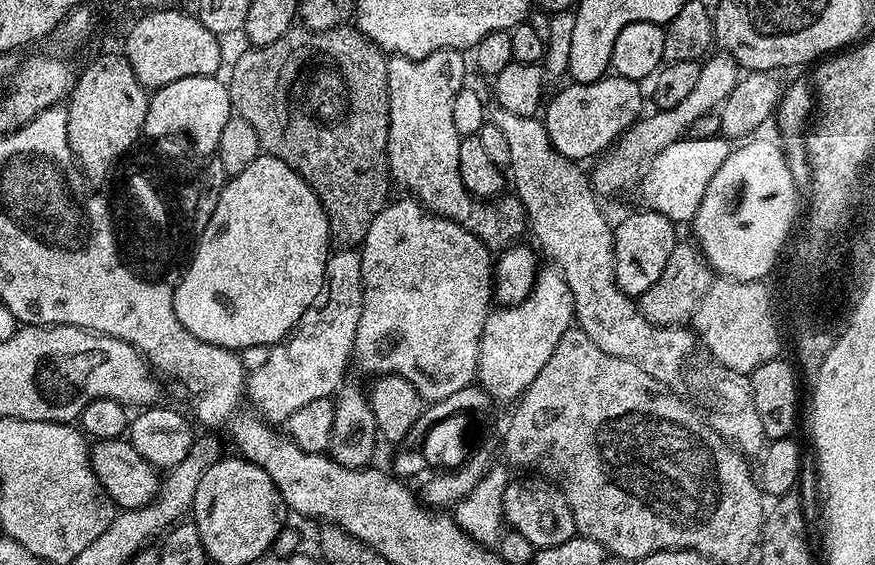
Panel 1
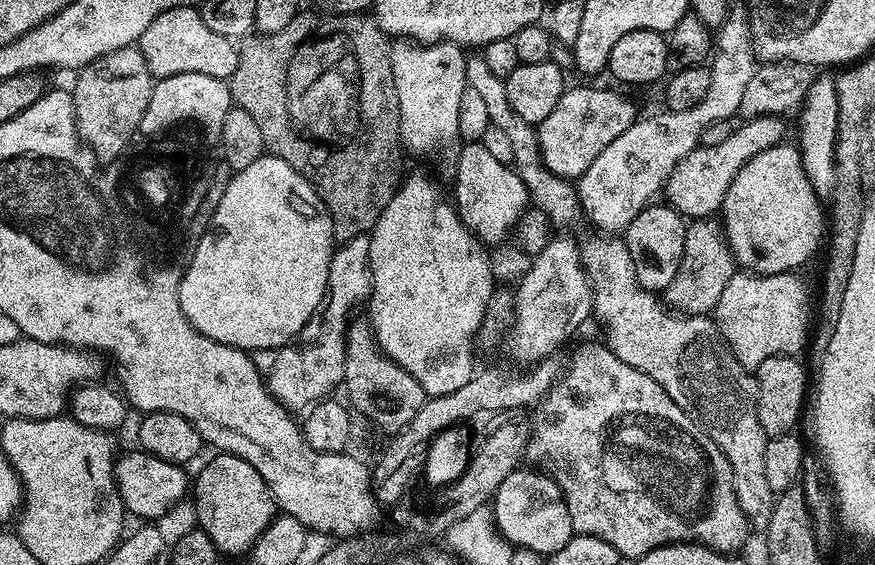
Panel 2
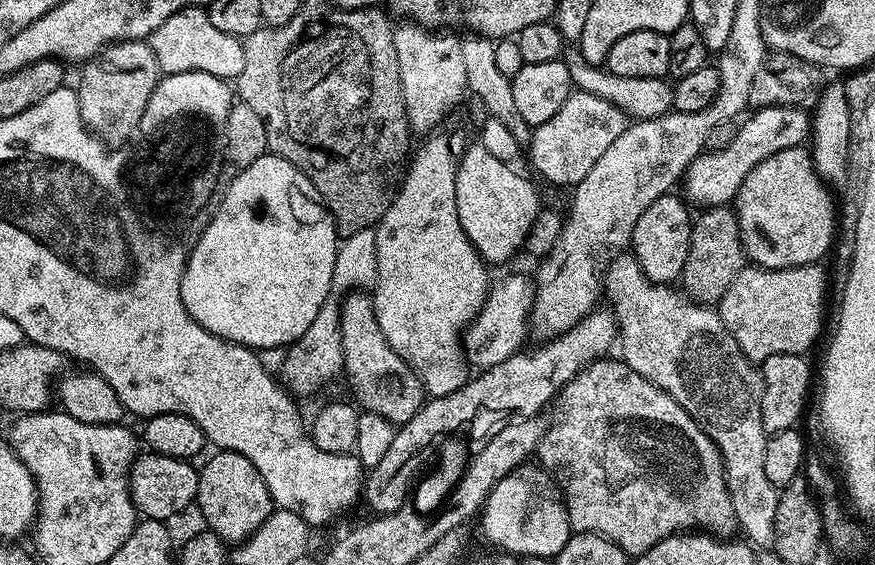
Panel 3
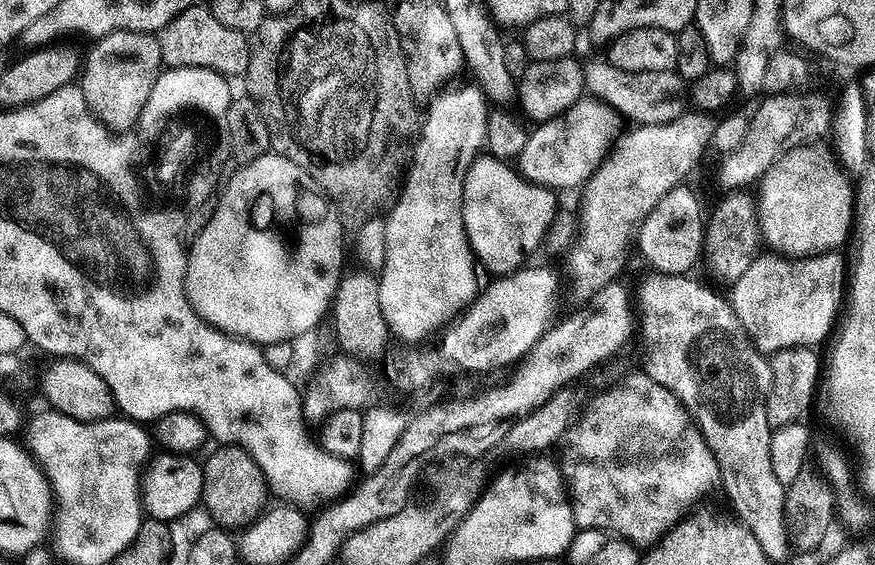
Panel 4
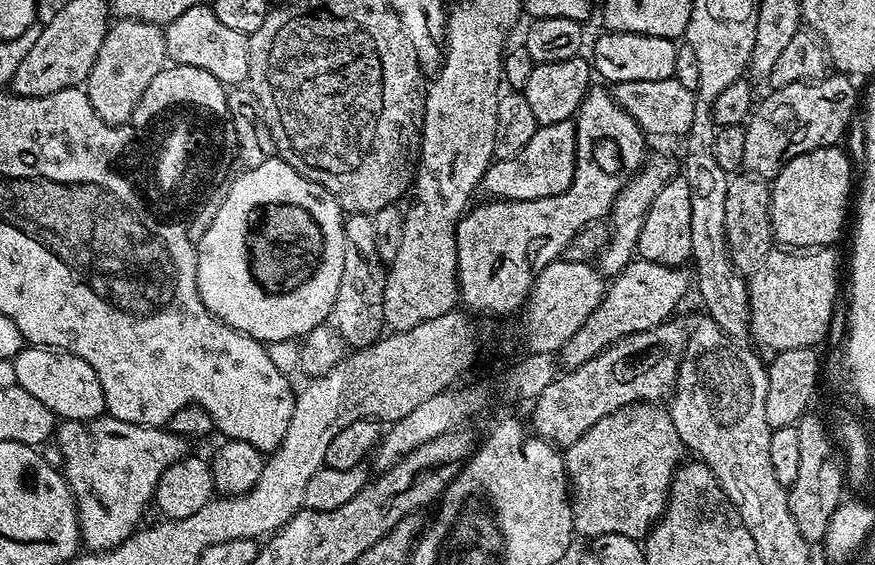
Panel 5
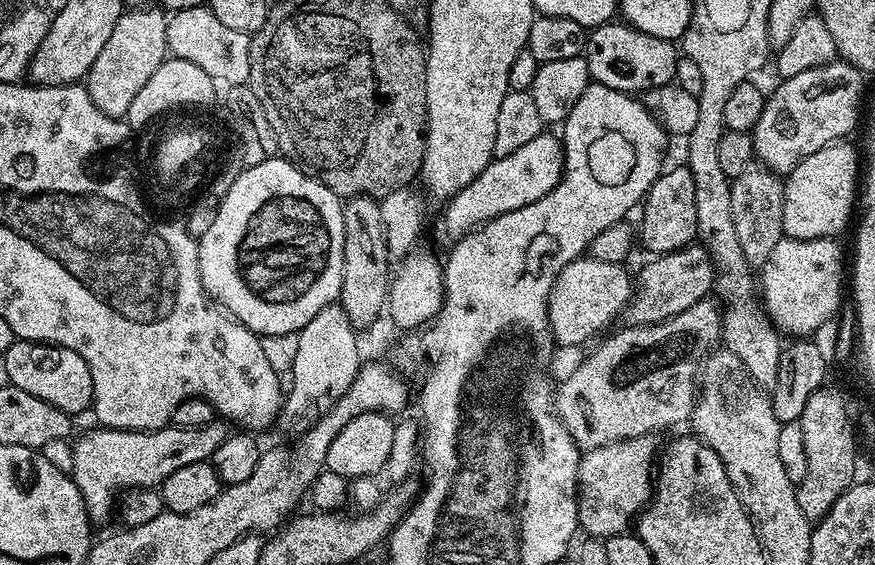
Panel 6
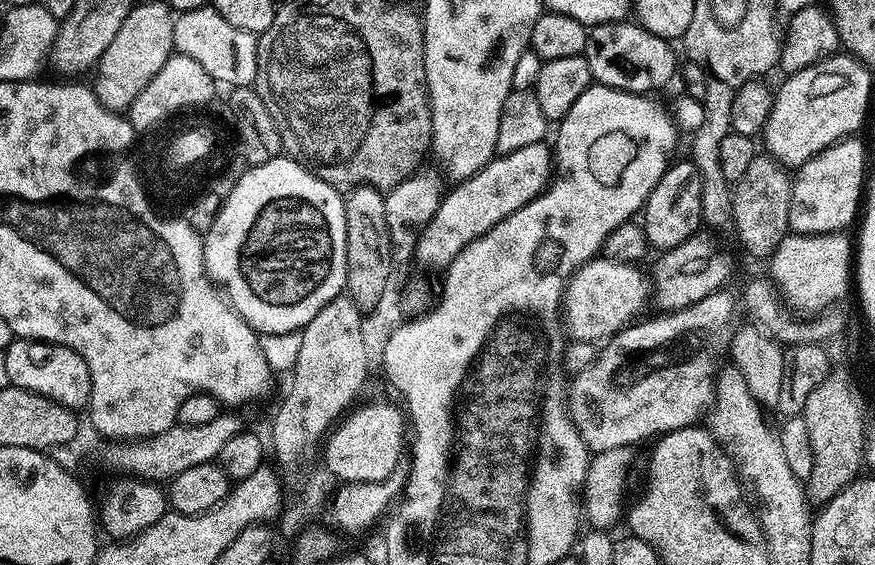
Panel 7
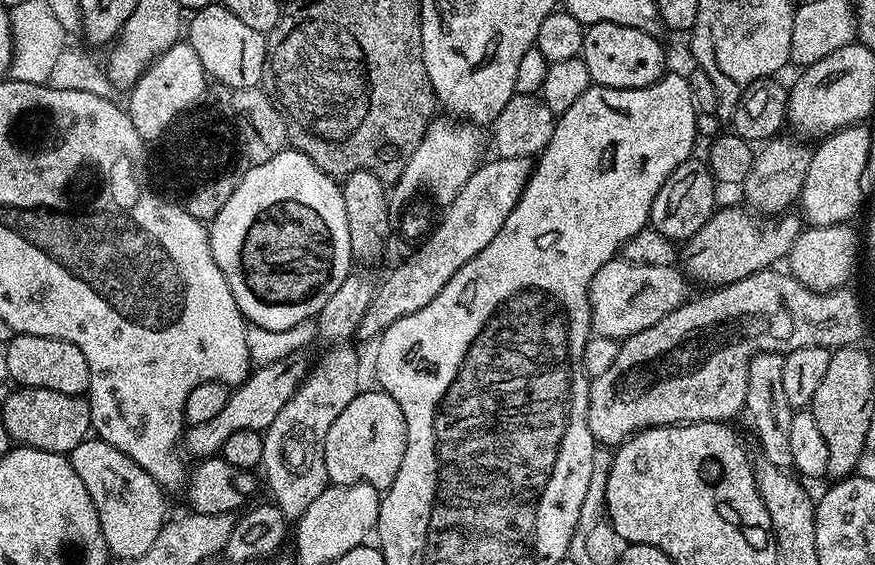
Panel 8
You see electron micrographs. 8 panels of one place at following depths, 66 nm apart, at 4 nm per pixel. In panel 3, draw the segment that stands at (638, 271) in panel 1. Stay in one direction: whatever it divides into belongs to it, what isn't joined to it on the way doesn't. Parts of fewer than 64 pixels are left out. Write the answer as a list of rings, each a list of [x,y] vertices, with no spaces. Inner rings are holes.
[[[659,196],[657,200],[650,202],[642,218],[638,218],[630,241],[631,255],[640,263],[644,275],[651,283],[661,286],[671,285],[671,280],[679,281],[683,277],[686,258],[690,254],[694,216],[693,213],[688,213],[689,205],[677,196]]]

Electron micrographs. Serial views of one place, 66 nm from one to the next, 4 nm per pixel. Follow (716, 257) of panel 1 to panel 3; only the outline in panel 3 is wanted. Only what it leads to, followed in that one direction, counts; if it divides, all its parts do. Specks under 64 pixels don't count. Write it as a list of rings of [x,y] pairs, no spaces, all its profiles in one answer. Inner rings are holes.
[[[807,147],[784,148],[758,162],[734,201],[747,259],[762,268],[799,268],[823,261],[838,236],[838,204],[827,190]]]

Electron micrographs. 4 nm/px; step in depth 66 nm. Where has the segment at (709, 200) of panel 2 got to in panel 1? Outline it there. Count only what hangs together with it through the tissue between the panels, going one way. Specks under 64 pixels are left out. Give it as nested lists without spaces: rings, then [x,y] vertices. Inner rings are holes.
[[[715,136],[709,140],[681,138],[662,150],[652,159],[643,176],[638,191],[645,209],[662,214],[673,222],[691,221],[695,216],[710,182],[728,158],[730,144],[727,139]]]

